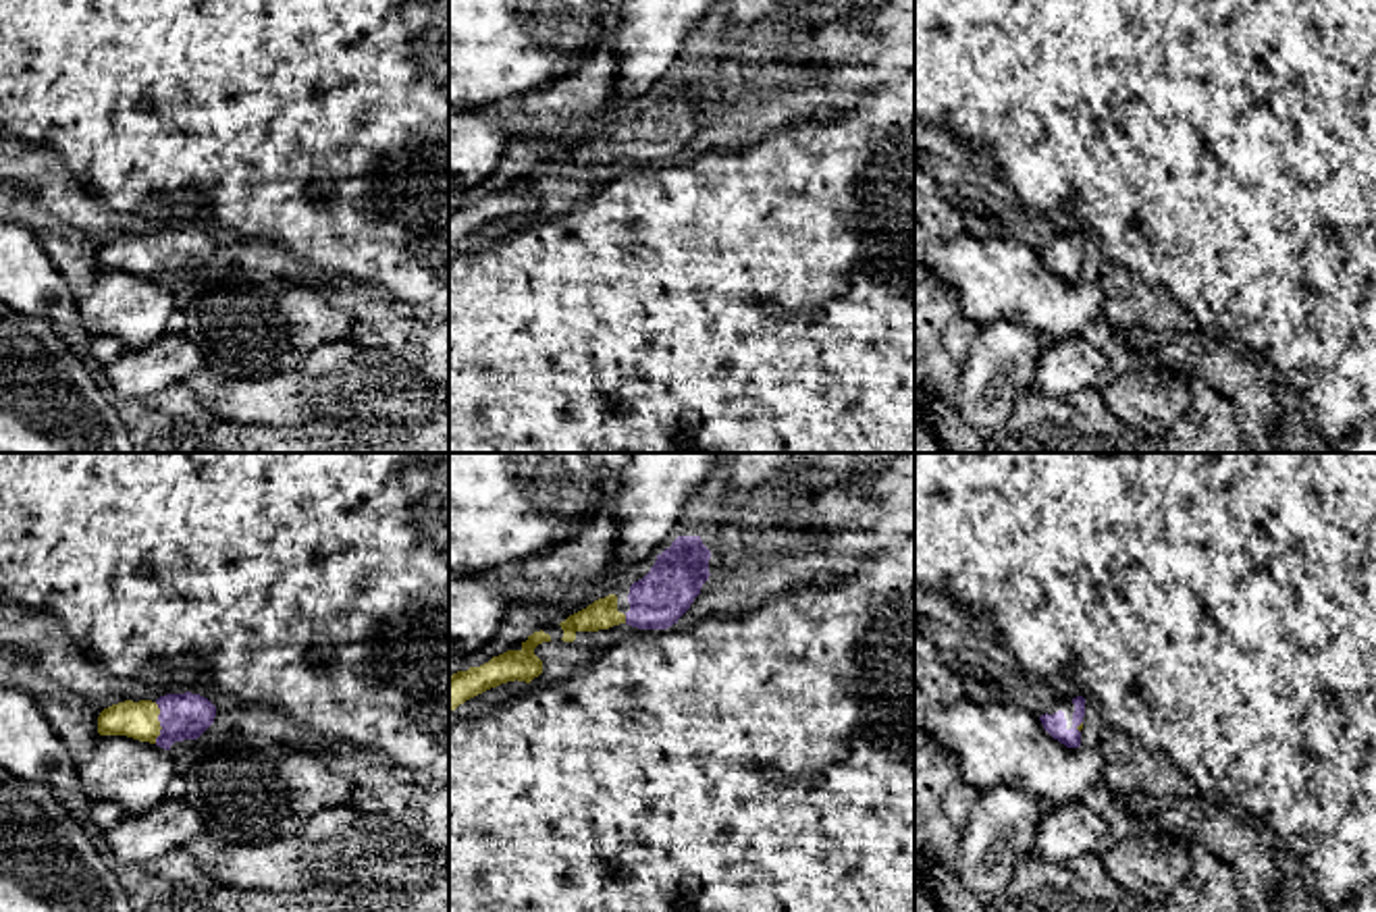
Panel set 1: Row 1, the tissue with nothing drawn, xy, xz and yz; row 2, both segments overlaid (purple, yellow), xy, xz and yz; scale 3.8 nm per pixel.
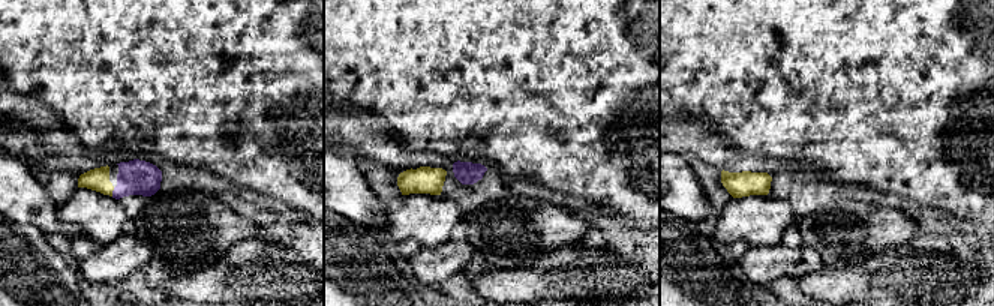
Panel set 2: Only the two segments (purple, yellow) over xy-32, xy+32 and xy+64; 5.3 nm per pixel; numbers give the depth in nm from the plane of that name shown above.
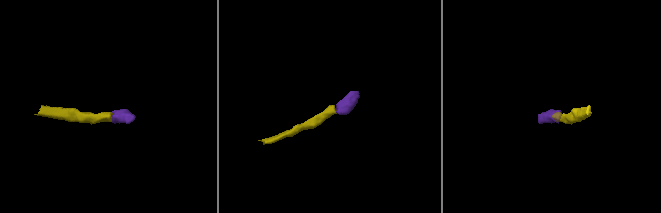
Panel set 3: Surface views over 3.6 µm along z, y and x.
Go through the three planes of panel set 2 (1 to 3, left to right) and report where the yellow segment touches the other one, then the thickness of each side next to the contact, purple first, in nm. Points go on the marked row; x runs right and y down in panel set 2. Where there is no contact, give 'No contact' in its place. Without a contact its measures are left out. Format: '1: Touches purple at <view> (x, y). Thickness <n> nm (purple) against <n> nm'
1: Touches purple at xy-32 (113, 192). Thickness 190 nm (purple) against 120 nm
2: No contact
3: No contact

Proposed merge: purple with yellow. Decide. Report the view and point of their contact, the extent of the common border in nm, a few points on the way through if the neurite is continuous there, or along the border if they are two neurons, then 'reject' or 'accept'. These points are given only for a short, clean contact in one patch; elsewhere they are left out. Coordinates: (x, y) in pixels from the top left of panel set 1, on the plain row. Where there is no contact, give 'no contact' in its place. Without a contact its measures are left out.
contact xy (161, 258); length 160 nm; way xy (188, 250), (161, 258), (136, 254); accept

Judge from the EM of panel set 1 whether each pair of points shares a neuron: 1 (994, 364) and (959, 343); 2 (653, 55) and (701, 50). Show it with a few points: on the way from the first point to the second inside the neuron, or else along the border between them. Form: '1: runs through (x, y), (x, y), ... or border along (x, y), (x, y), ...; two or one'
1: border along (982, 325), (961, 362); two
2: border along (713, 21), (686, 61); two

